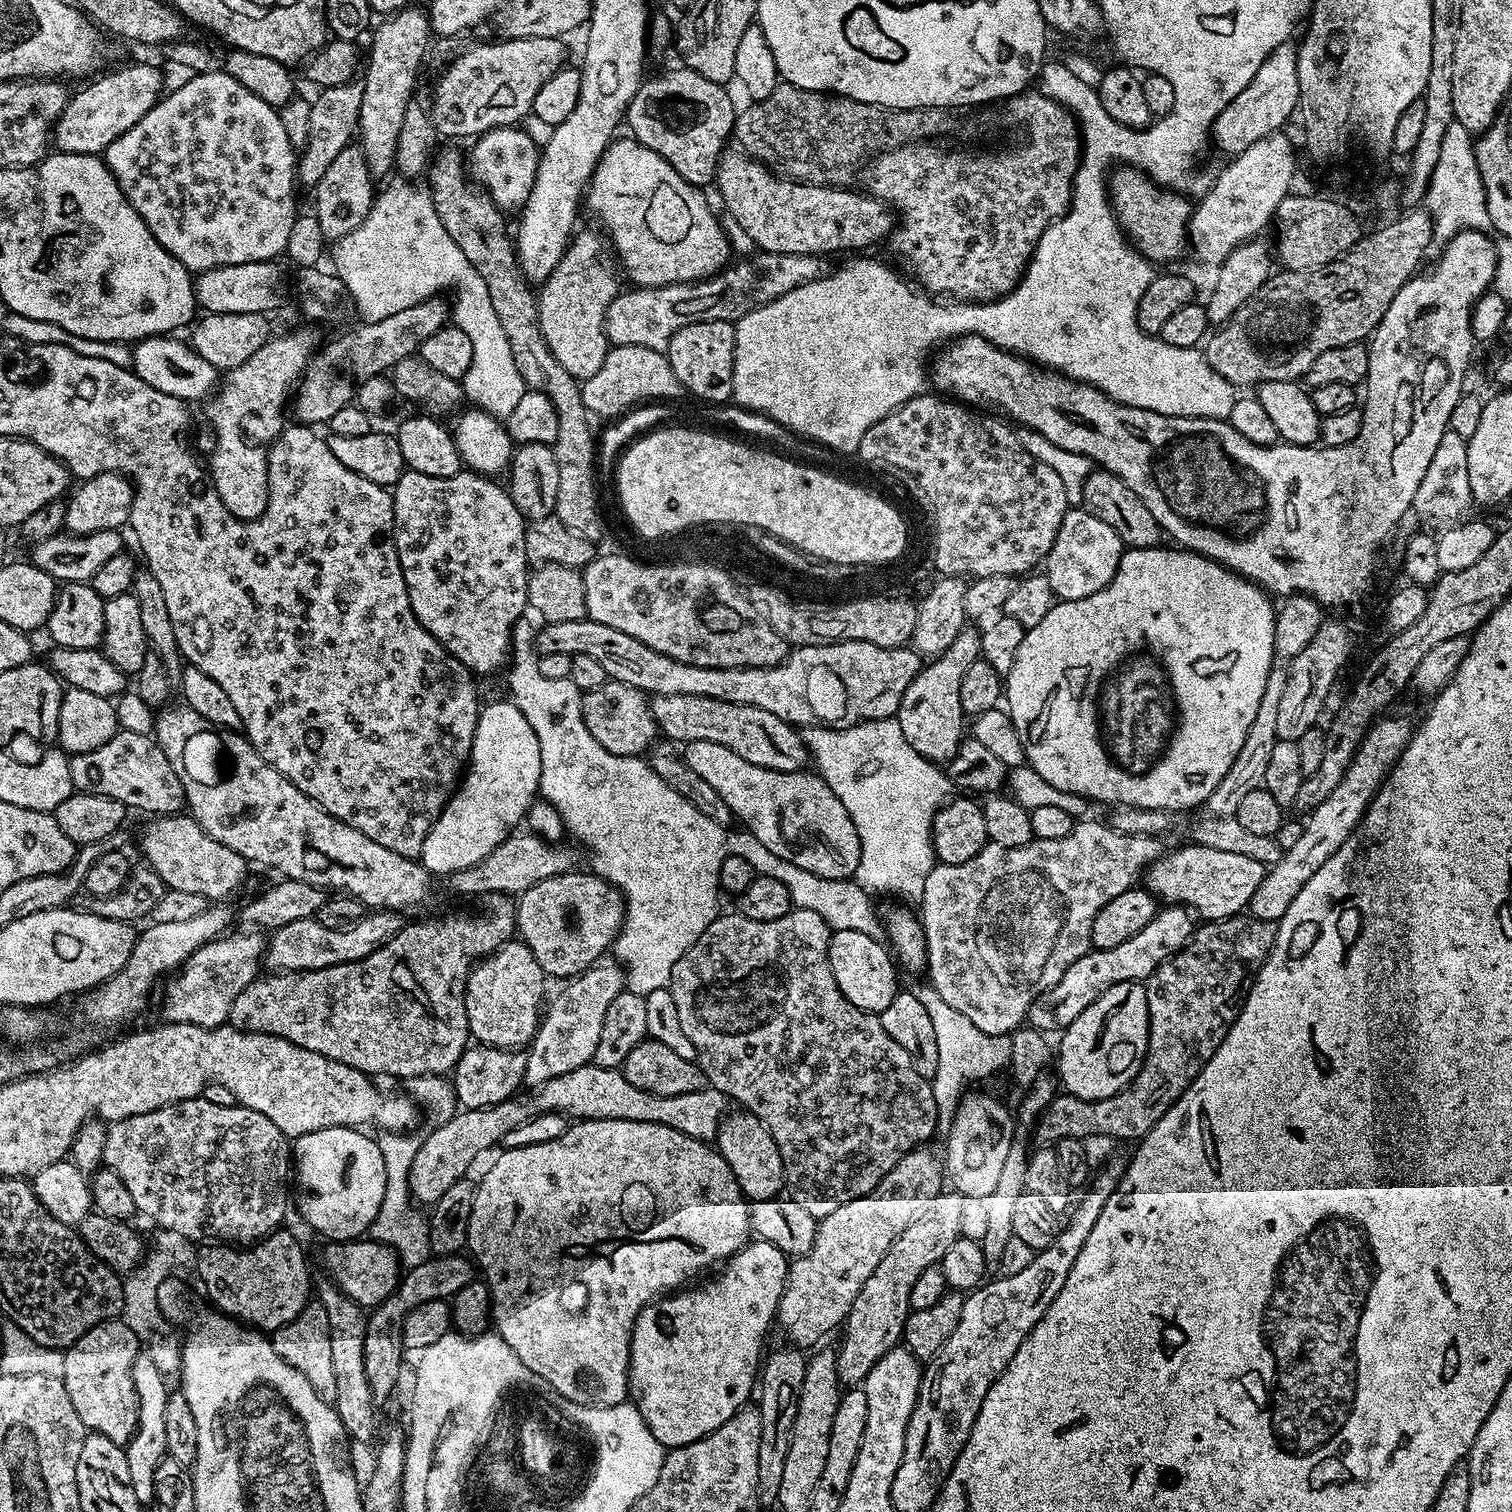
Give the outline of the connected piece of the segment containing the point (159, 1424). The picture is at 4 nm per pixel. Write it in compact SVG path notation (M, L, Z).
M141 1350L134 1358L132 1367L134 1390L138 1394L138 1422L136 1432L124 1448L126 1466L130 1466L130 1486L134 1486L134 1494L141 1505L148 1506L154 1500L154 1470L163 1462L168 1453L166 1442L166 1398L170 1391L169 1381L158 1374L158 1366L154 1366L154 1358L148 1351Z

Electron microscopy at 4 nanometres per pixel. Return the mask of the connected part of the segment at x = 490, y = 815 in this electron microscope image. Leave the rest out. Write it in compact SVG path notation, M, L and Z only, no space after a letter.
M504 700L481 707L466 771L422 842L418 859L433 877L443 878L482 862L482 858L519 825L516 823L527 817L528 808L537 799L540 787L538 738L522 710Z

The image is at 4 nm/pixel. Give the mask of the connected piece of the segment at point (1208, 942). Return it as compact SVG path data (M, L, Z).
M1247 914L1239 916L1228 916L1225 920L1209 920L1201 923L1193 931L1192 937L1181 946L1180 949L1172 955L1169 960L1164 960L1158 967L1152 971L1152 975L1146 981L1146 1002L1148 1003L1148 1049L1144 1055L1144 1060L1140 1064L1138 1074L1132 1080L1127 1088L1122 1089L1118 1094L1114 1094L1105 1100L1083 1100L1077 1096L1067 1094L1057 1094L1050 1102L1050 1106L1046 1106L1046 1110L1040 1115L1039 1121L1034 1129L1034 1135L1040 1139L1040 1142L1055 1142L1057 1140L1065 1140L1070 1136L1083 1138L1085 1136L1093 1136L1094 1134L1106 1134L1112 1136L1118 1142L1124 1140L1139 1141L1152 1127L1162 1118L1162 1114L1166 1114L1166 1110L1170 1110L1170 1106L1175 1102L1183 1092L1189 1088L1194 1082L1194 1078L1206 1066L1209 1058L1216 1053L1218 1046L1224 1041L1224 1035L1228 1033L1228 1027L1236 1021L1236 1015L1239 1014L1244 1006L1244 1000L1248 996L1248 991L1252 985L1252 981L1256 979L1256 971L1264 965L1264 960L1268 956L1268 951L1272 948L1272 943L1276 937L1276 924L1270 920L1259 920Z

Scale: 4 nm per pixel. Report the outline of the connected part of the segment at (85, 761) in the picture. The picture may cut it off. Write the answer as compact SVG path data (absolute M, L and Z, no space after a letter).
M118 730L98 750L89 752L77 752L70 759L70 778L72 787L77 792L89 792L90 794L102 794L114 798L124 804L125 809L137 808L140 812L152 812L156 816L170 816L181 811L184 804L184 784L180 781L181 773L172 766L166 754L156 743L151 735L143 736Z

